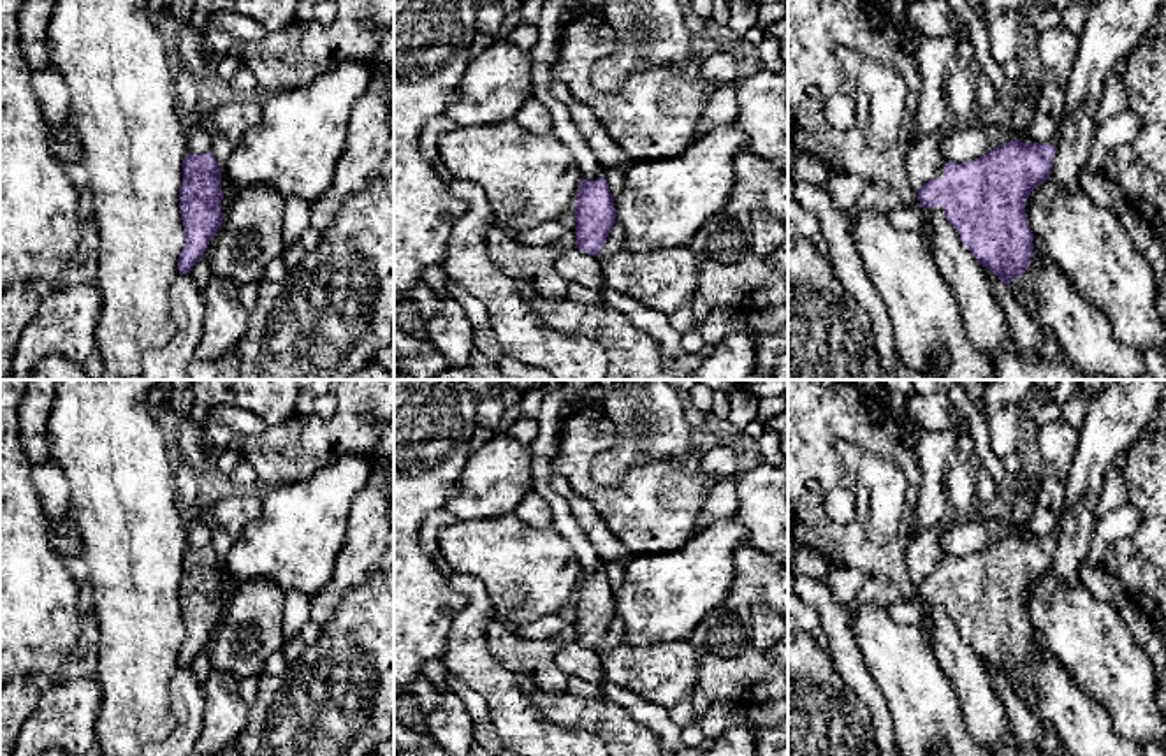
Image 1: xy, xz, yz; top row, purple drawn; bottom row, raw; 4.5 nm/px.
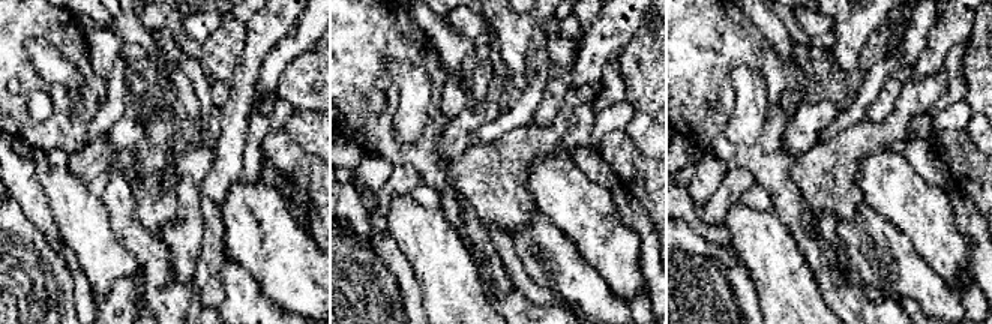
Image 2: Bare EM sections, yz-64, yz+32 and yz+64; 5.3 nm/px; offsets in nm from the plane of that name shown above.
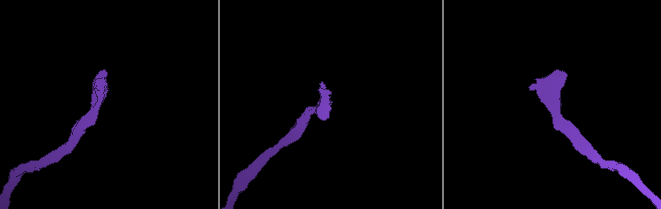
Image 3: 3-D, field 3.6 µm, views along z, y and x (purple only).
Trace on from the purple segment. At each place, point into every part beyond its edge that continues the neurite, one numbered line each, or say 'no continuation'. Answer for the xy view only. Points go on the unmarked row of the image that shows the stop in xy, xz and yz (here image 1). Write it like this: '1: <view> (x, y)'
no continuation

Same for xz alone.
no continuation

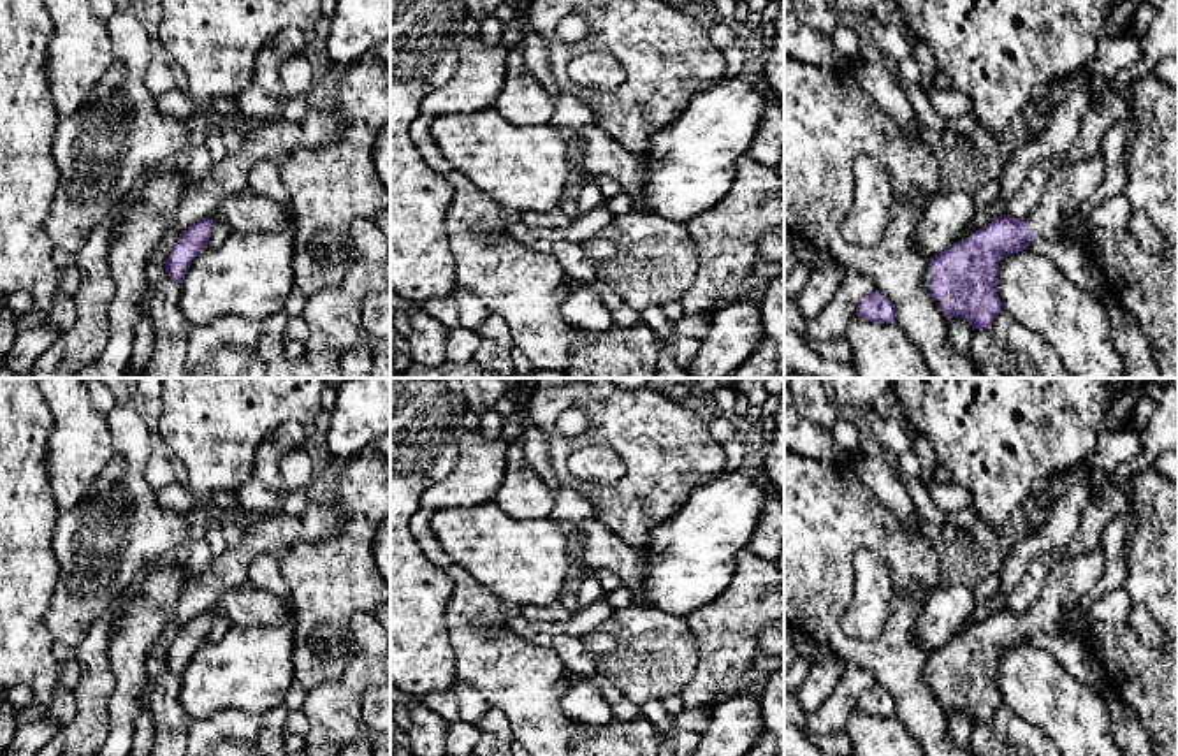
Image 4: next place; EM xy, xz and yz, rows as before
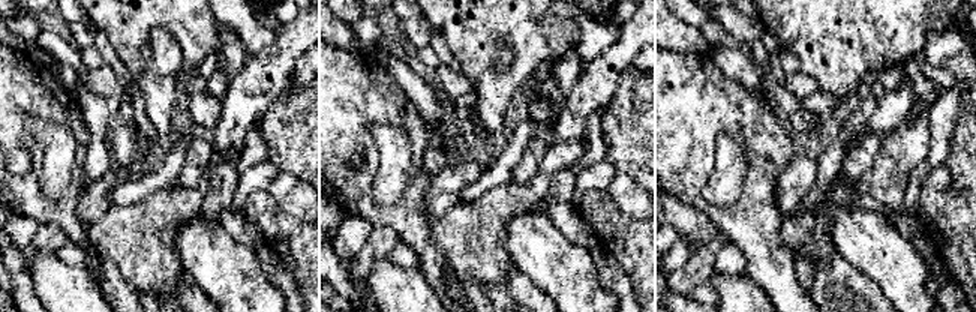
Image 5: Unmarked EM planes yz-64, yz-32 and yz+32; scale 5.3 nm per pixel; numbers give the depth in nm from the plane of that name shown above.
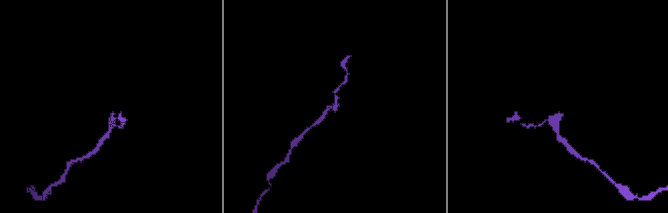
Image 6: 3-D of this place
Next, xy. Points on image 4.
no continuation

